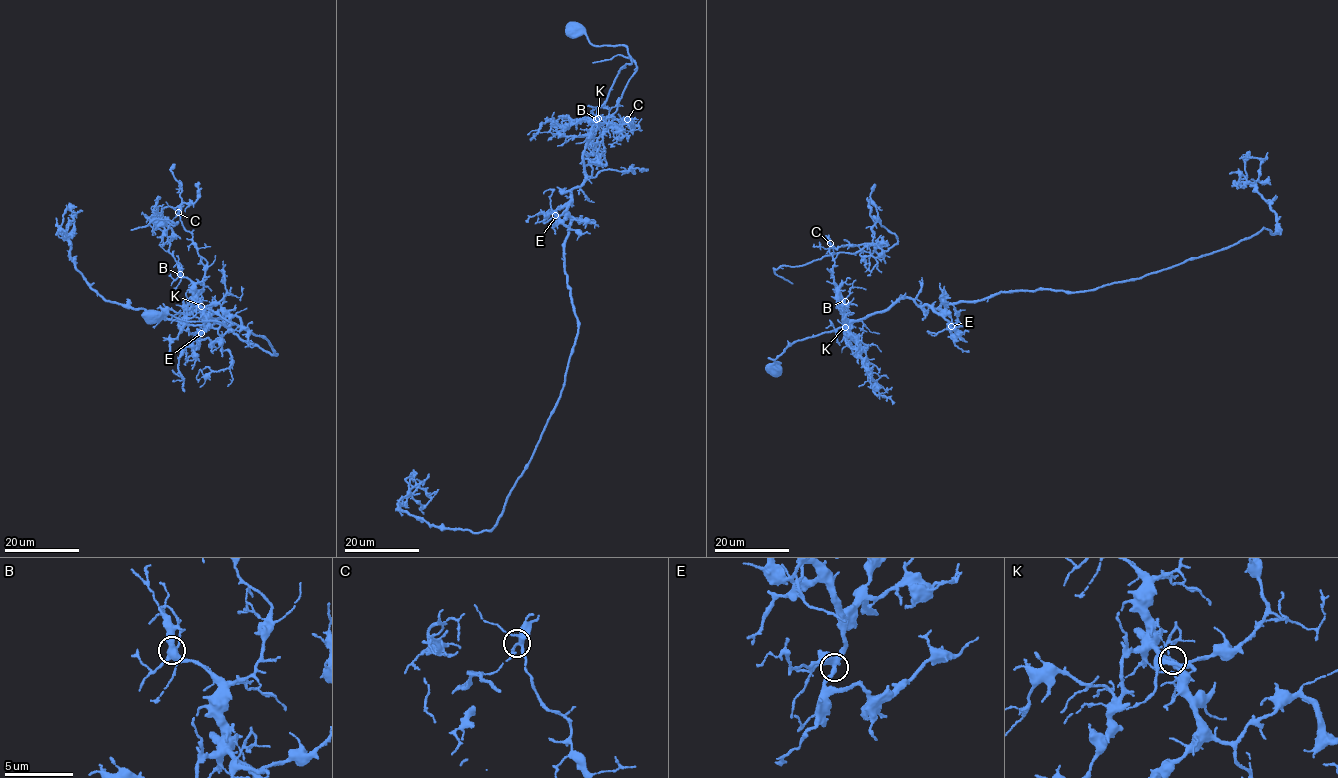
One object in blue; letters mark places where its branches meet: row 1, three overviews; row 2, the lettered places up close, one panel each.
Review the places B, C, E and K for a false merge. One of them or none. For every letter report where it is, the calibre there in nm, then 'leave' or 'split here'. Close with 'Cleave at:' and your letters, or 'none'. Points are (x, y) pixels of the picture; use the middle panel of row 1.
B: (596, 119) | 400 nm | leave
C: (627, 119) | 280 nm | split here
E: (555, 215) | 420 nm | leave
K: (598, 118) | 280 nm | leave
Cleave at: C

